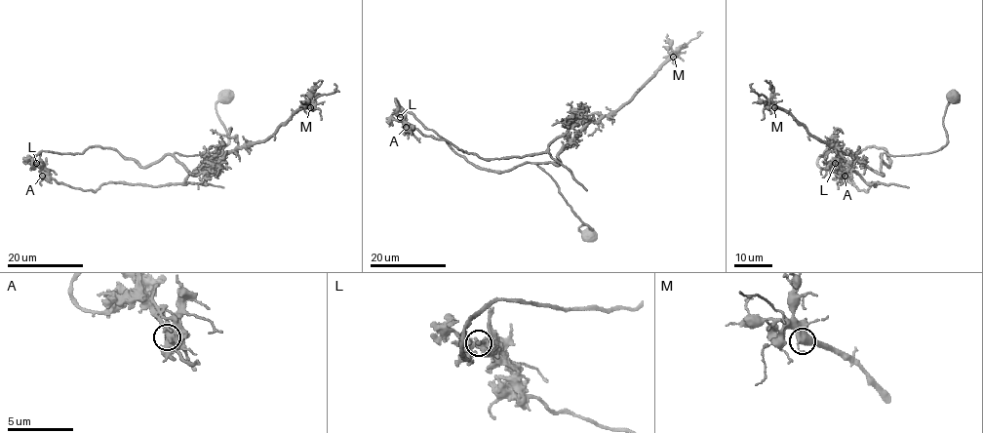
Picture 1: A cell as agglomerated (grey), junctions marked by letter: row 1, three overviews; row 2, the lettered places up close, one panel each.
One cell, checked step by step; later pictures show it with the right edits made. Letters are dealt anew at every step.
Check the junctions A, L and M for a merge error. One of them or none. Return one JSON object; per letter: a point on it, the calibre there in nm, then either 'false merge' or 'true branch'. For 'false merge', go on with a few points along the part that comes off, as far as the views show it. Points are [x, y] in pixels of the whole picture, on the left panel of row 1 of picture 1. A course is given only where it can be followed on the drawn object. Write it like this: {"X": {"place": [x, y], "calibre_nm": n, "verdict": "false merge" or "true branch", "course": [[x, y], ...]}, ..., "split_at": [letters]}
{"A": {"place": [42, 176], "calibre_nm": 550, "verdict": "true branch"}, "L": {"place": [36, 163], "calibre_nm": 360, "verdict": "false merge", "course": [[37, 163], [59, 183], [95, 191], [113, 182], [181, 184], [205, 165], [215, 165], [225, 151]]}, "M": {"place": [310, 107], "calibre_nm": 500, "verdict": "true branch"}, "split_at": ["L"]}

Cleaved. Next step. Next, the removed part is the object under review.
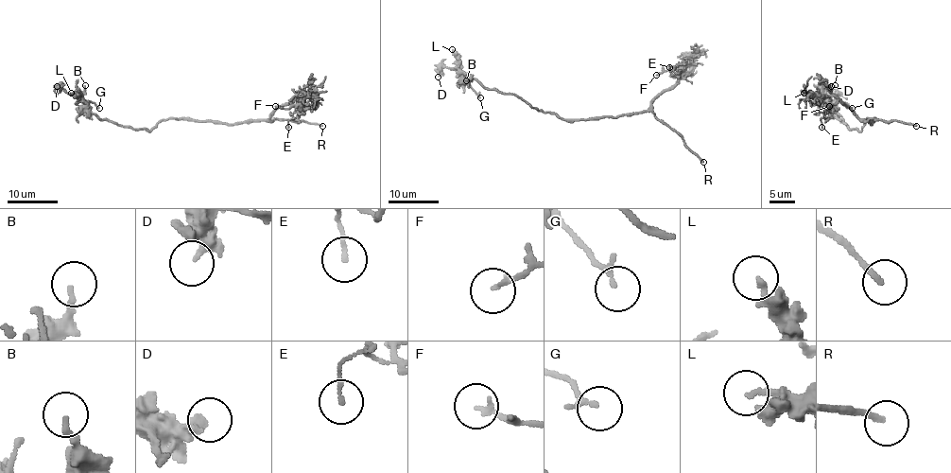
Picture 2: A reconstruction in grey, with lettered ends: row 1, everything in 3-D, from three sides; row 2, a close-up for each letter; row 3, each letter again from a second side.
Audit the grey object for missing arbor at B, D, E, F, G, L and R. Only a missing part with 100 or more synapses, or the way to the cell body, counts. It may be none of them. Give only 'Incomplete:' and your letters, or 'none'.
Incomplete: R

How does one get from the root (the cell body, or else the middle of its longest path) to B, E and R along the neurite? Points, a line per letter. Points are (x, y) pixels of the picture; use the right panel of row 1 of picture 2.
B: (873, 119), (868, 118), (860, 131), (850, 129), (833, 113), (835, 85)
E: (873, 119), (872, 123), (861, 119), (848, 107), (837, 101), (823, 113), (821, 127)
R: (873, 119), (872, 123), (865, 121), (870, 118), (901, 121), (916, 126)

